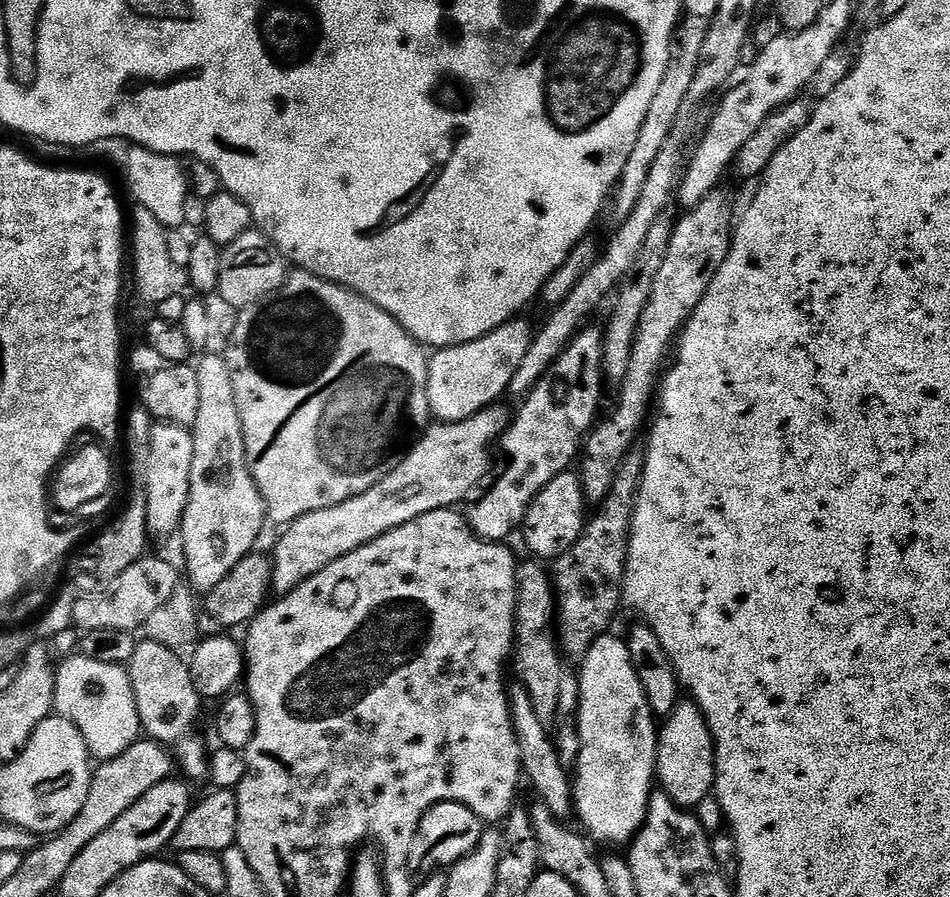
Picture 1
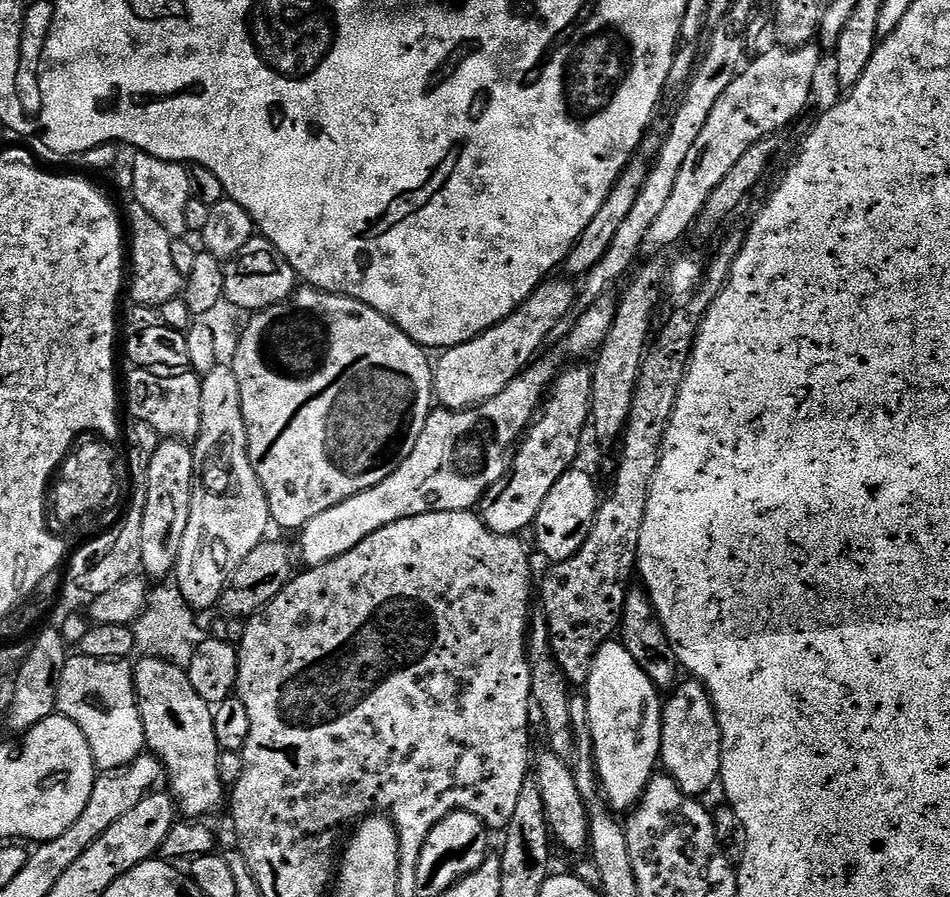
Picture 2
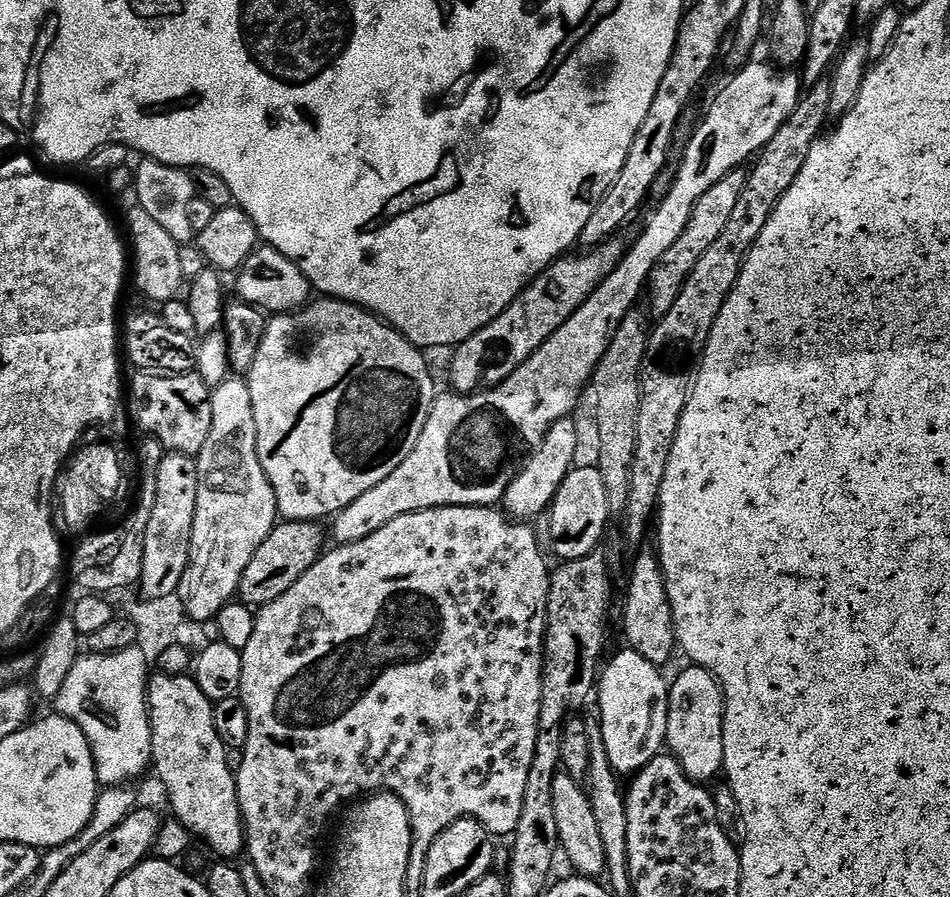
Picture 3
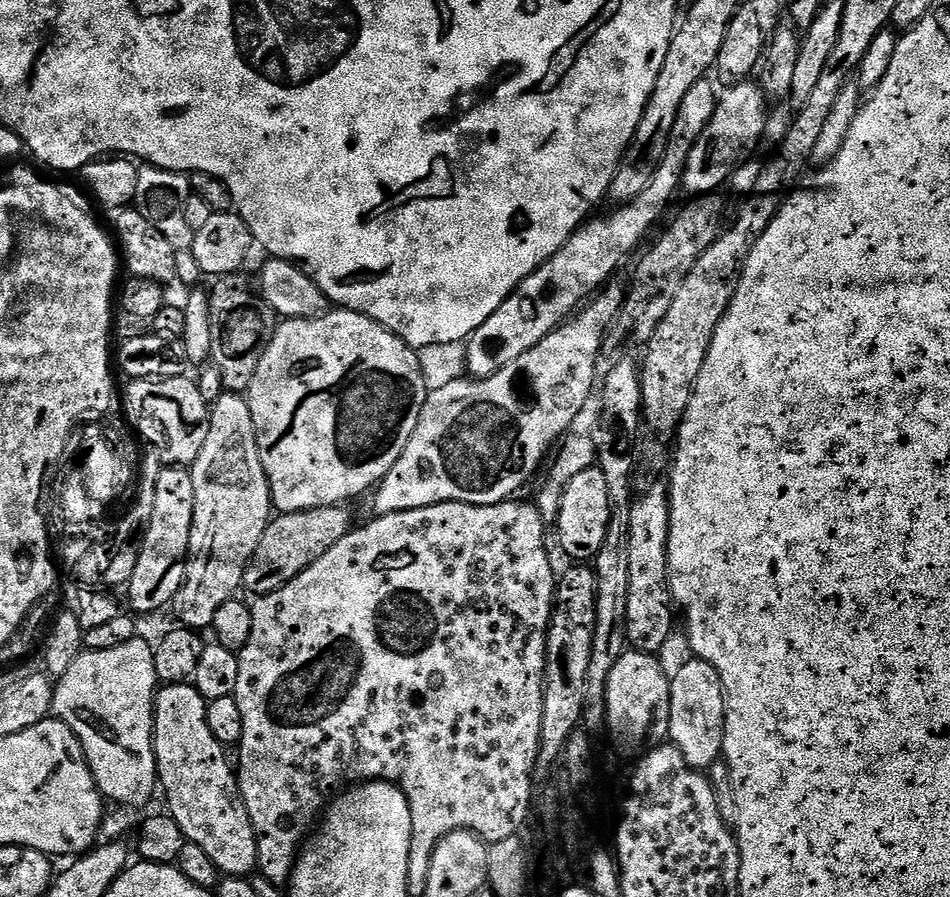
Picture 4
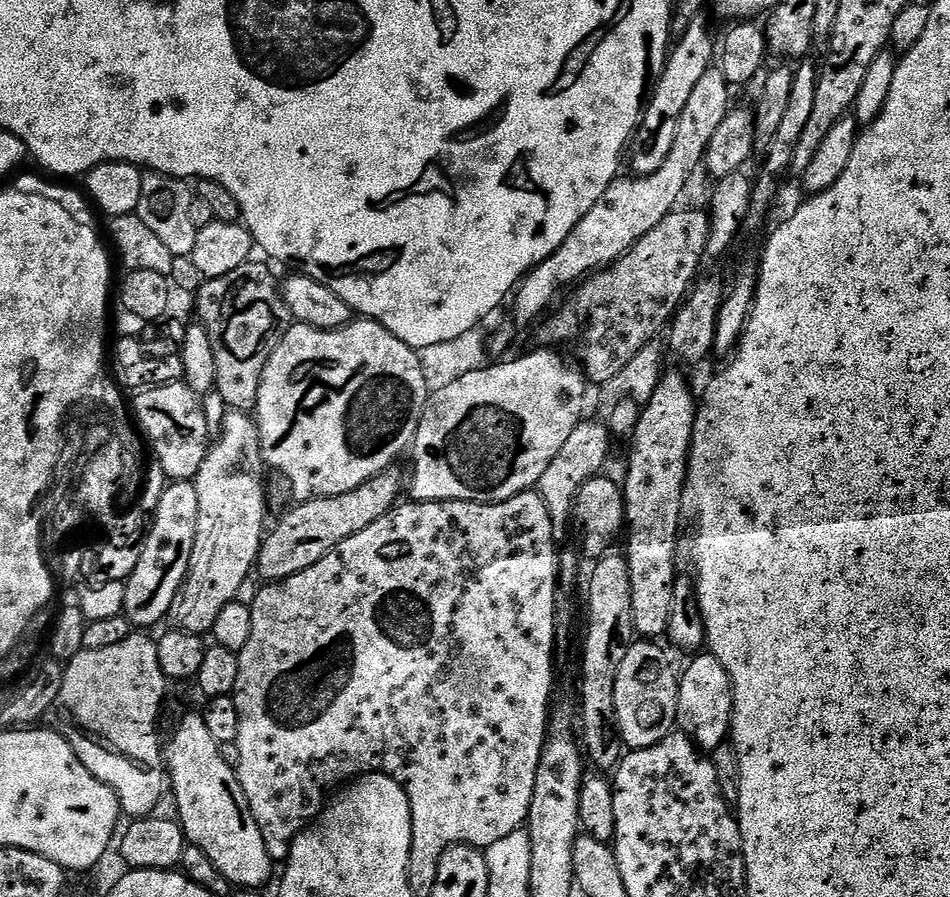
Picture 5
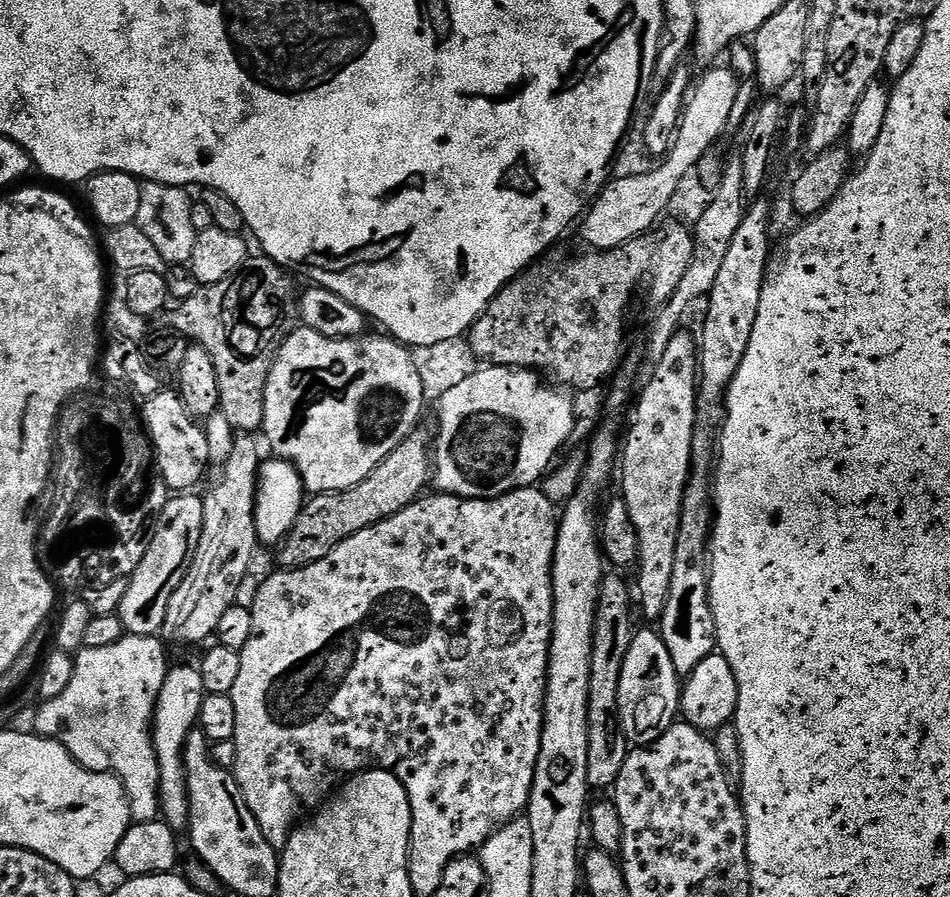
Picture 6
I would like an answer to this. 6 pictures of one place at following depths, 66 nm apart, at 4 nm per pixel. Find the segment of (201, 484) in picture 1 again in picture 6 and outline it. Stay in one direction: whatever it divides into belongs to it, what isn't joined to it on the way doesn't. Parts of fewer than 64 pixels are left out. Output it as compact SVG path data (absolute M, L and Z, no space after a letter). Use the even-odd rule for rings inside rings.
M248 434L237 435L236 443L232 446L232 453L230 454L228 461L222 465L219 469L220 481L209 490L208 493L203 493L202 499L204 501L204 513L202 514L202 530L200 531L200 537L196 543L196 549L192 555L192 561L188 567L187 574L182 578L182 582L178 586L178 590L174 590L174 594L170 598L170 606L166 610L166 622L162 629L162 636L169 645L172 644L200 644L207 636L212 636L216 631L222 628L222 614L226 614L226 610L230 610L236 603L236 591L244 584L244 575L248 572L248 567L252 564L252 551L258 548L258 541L256 538L256 524L254 523L254 514L256 513L256 485L258 483L258 477L260 474L260 465L262 463L262 455L256 449L256 444L252 441L253 437Z

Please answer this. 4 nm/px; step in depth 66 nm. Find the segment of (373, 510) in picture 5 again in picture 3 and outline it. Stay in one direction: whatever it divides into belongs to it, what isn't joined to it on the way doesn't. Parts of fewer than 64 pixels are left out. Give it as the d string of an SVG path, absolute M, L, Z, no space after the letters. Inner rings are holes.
M284 520L277 523L262 546L254 550L254 558L250 558L246 570L242 570L239 603L263 606L286 594L286 590L290 590L290 586L294 586L294 582L298 582L298 578L302 578L302 574L306 574L306 570L310 570L310 566L314 566L314 562L325 551L326 532L320 527L319 523L310 520Z

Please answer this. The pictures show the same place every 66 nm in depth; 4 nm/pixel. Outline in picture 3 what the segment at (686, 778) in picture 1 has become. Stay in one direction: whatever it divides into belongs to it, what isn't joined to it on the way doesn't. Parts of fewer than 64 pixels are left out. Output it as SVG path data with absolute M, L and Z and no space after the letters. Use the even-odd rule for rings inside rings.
M687 666L676 677L671 677L670 687L668 689L668 717L666 718L666 748L672 757L682 766L684 773L697 782L709 782L715 776L721 775L724 767L724 692L720 689L720 684L716 681L715 676L711 676L705 668Z

